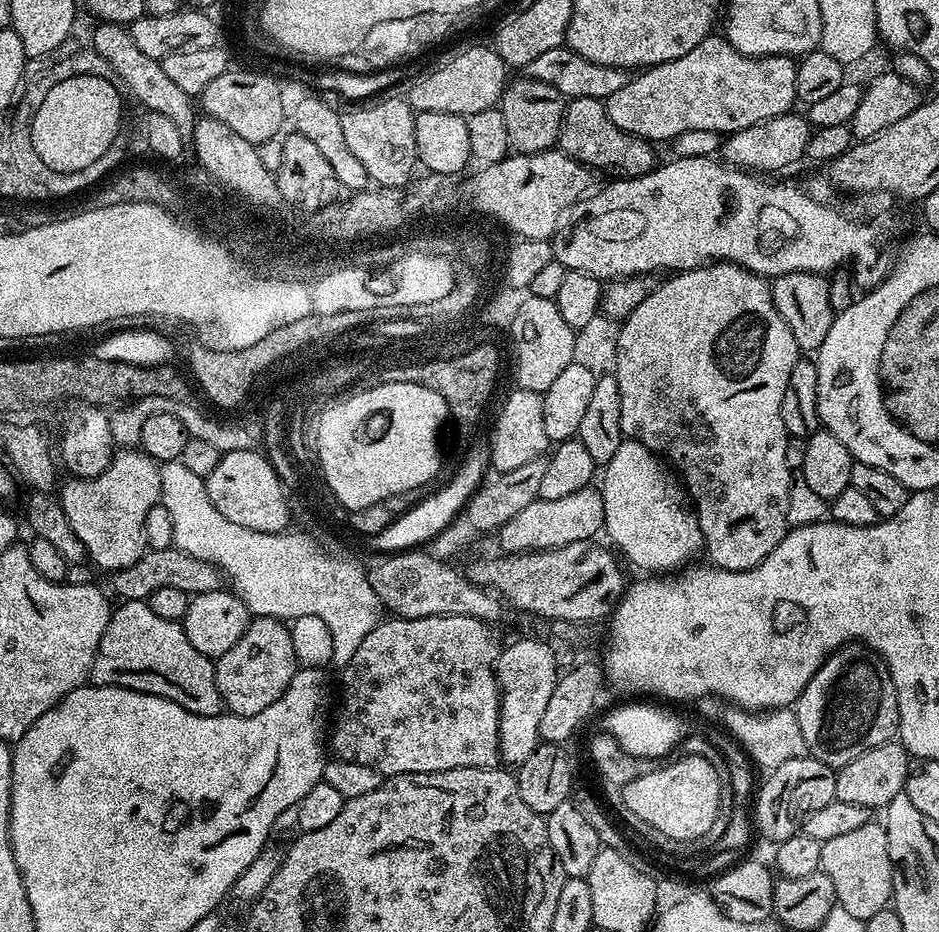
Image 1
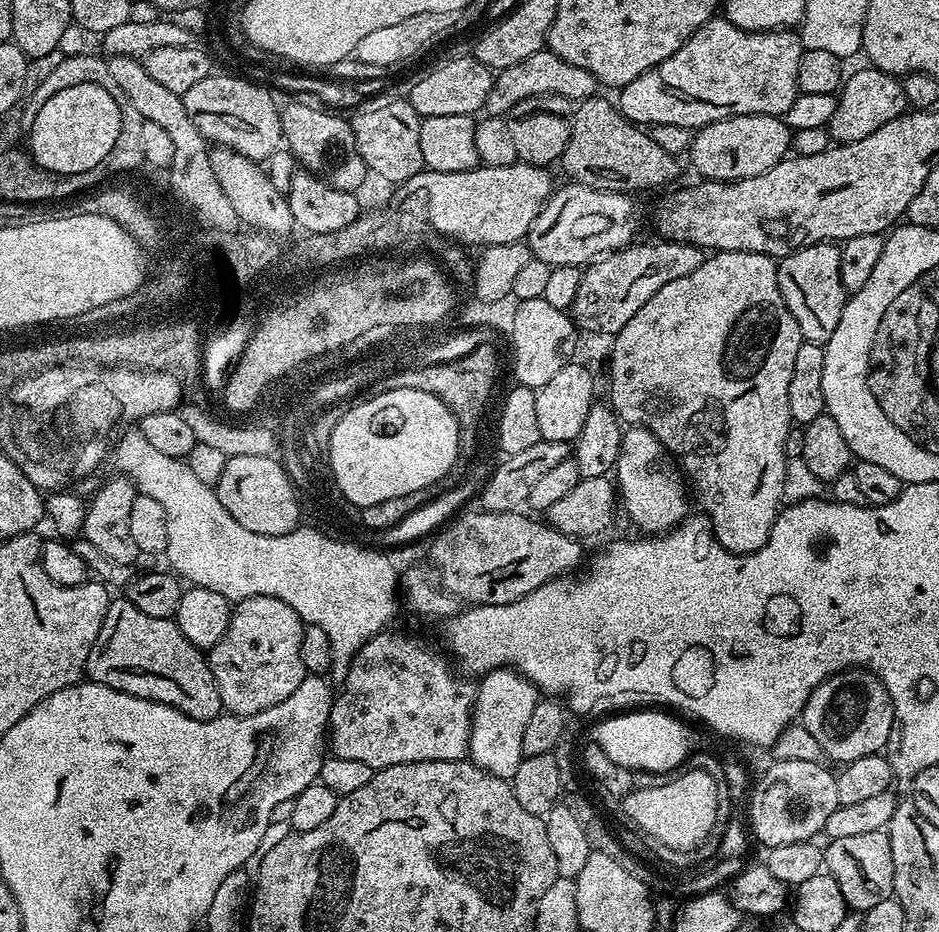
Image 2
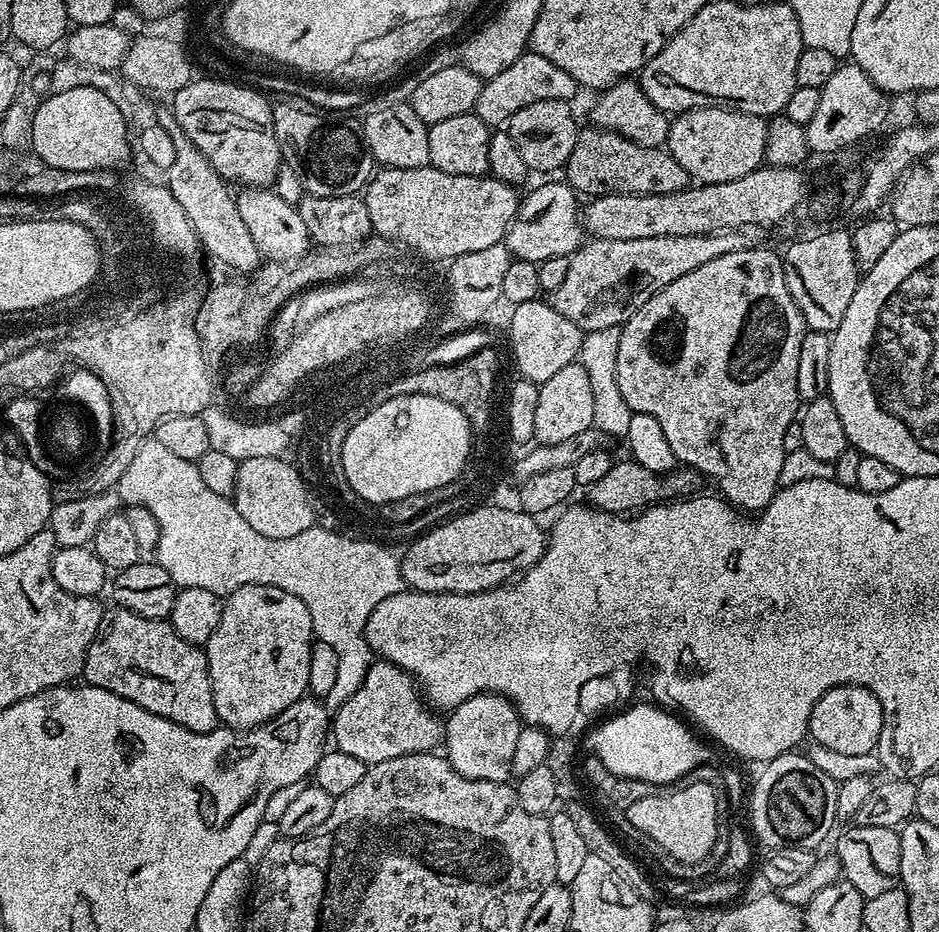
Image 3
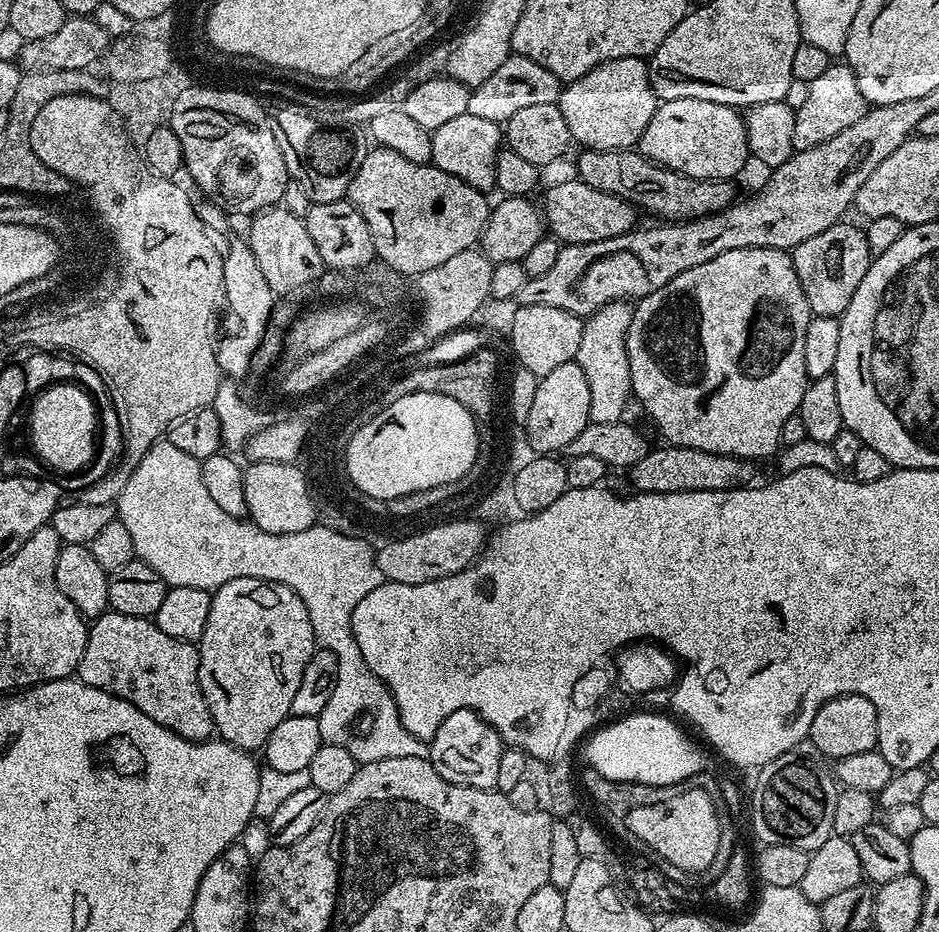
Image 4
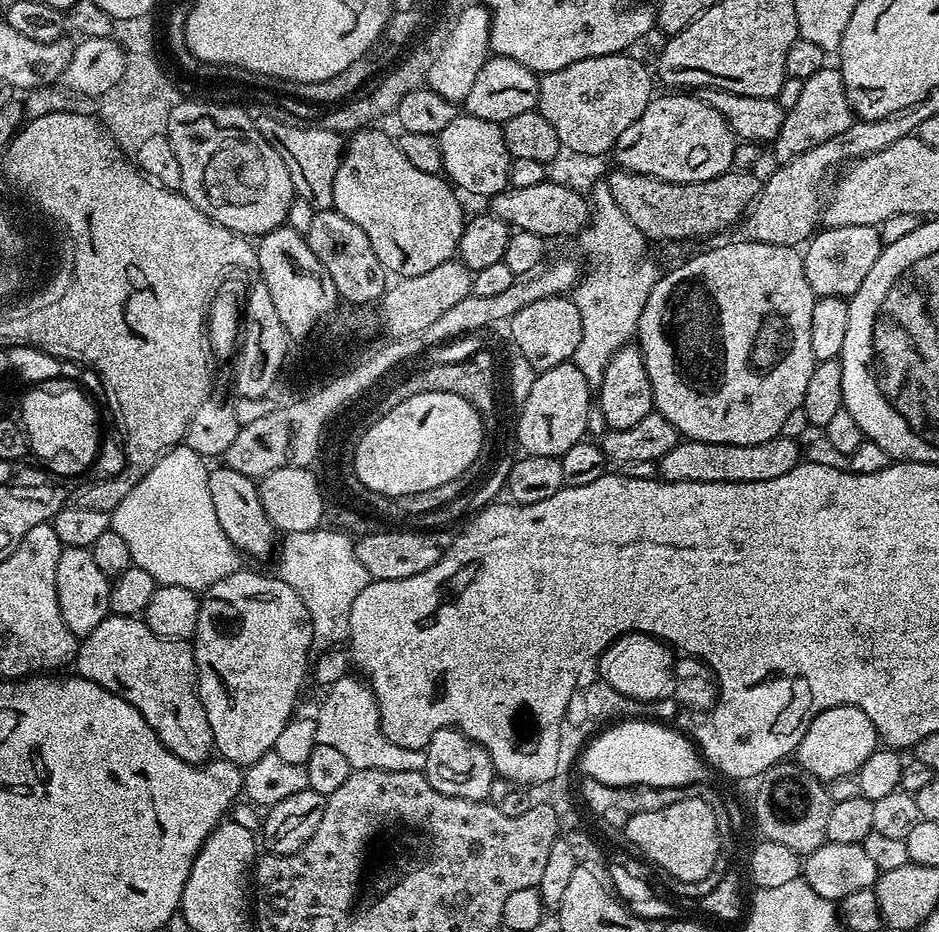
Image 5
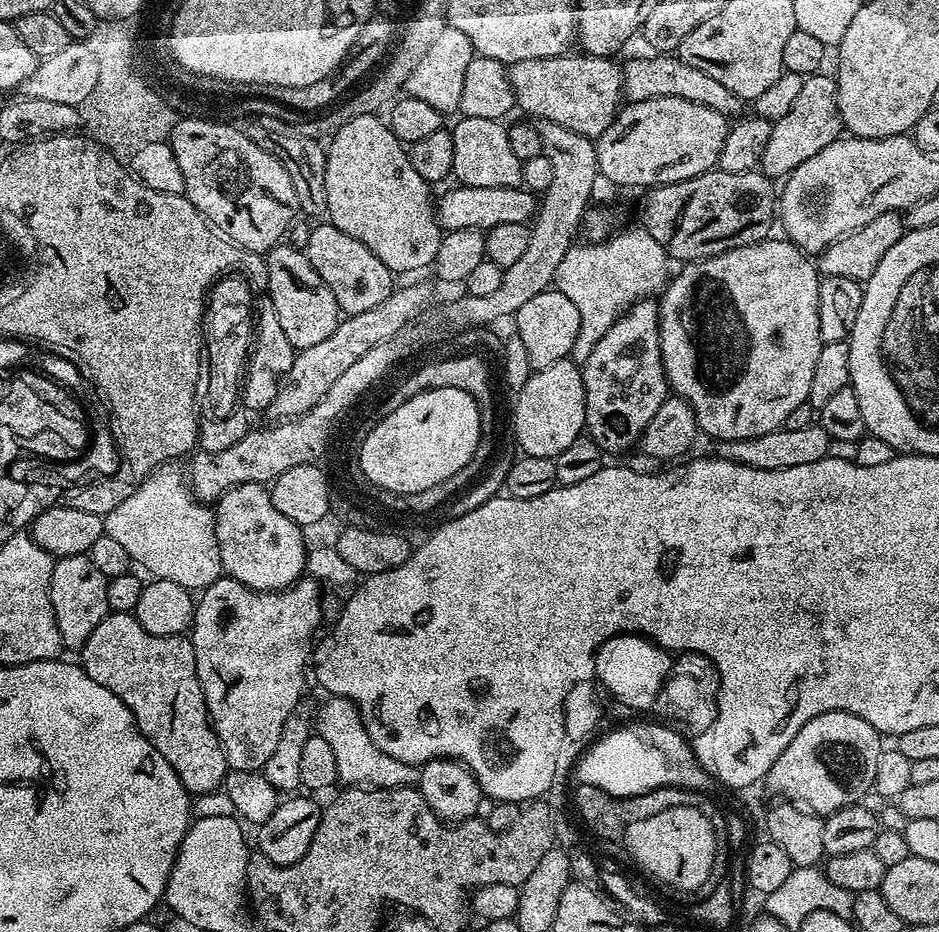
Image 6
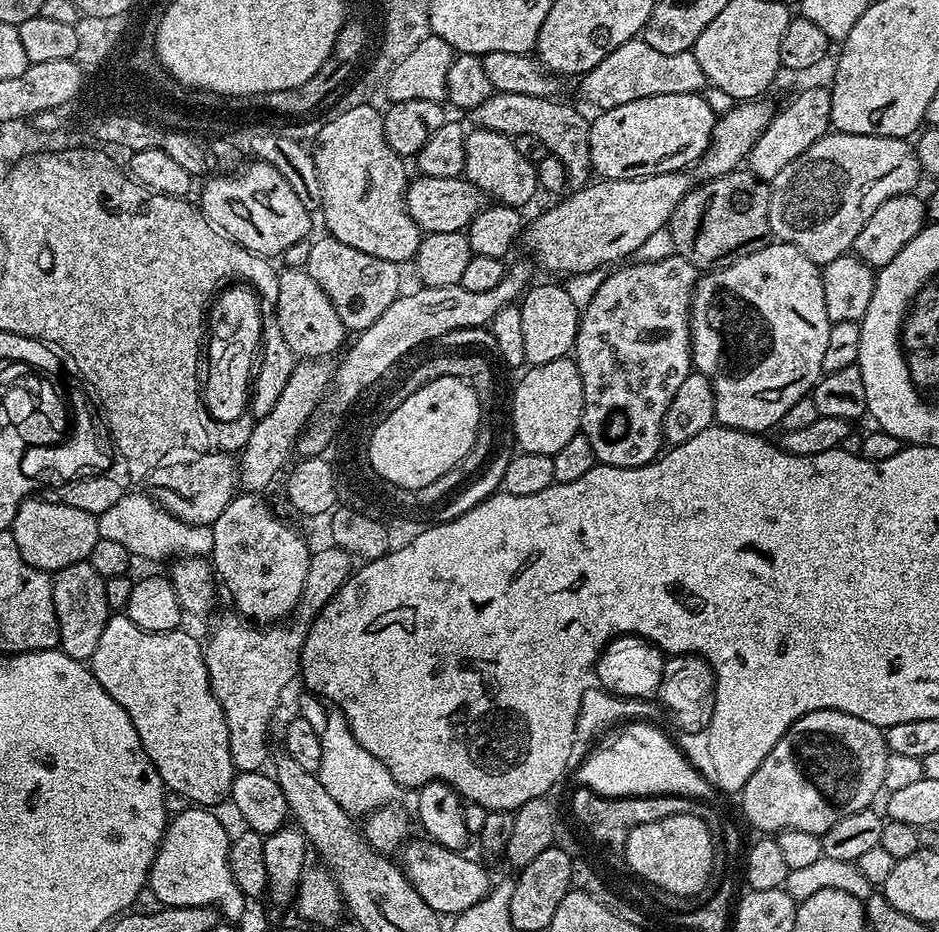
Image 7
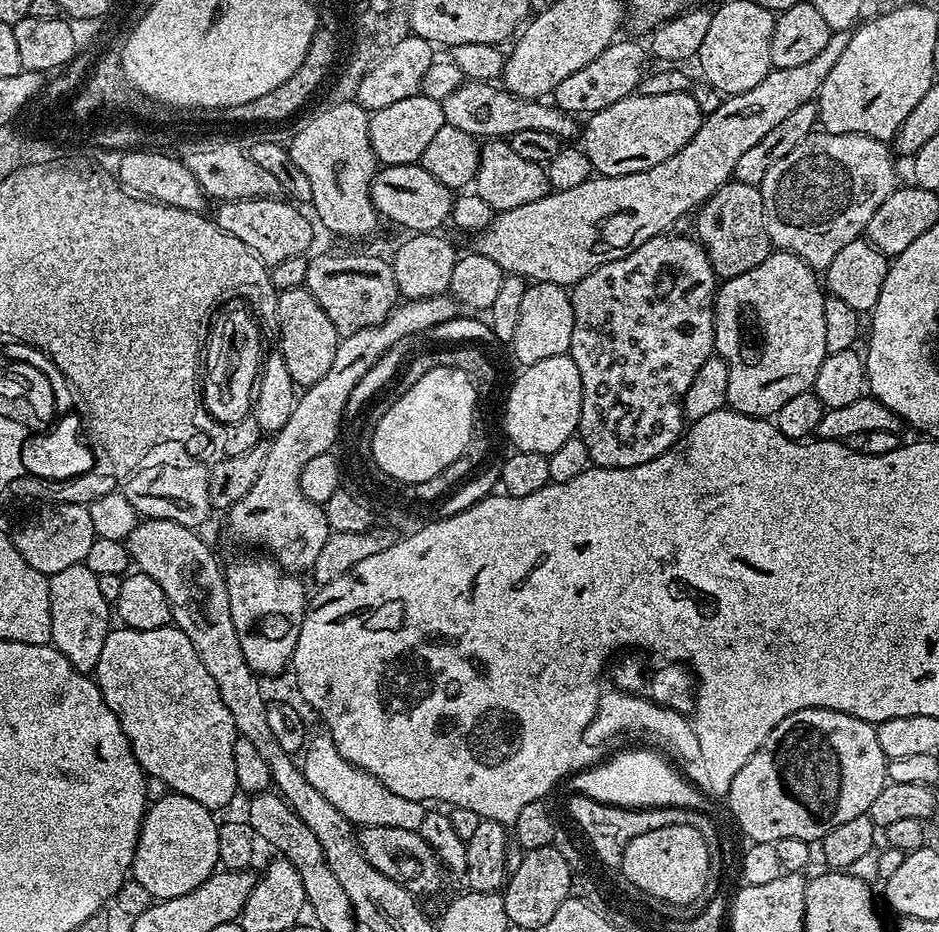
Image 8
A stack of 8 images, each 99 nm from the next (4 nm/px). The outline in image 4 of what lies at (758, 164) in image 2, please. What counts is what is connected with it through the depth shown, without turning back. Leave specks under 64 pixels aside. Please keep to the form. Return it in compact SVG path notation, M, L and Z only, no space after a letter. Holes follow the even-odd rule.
M674 98L657 103L650 126L642 130L638 150L647 160L695 180L732 180L743 170L744 163L750 160L743 115L730 106L706 102L702 98Z

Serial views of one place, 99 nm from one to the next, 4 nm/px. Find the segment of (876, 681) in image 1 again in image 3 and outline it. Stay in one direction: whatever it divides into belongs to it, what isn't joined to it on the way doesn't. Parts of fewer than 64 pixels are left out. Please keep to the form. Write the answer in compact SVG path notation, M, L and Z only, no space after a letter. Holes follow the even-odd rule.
M843 684L818 698L810 714L808 730L815 743L830 746L830 750L838 750L841 754L876 752L880 736L882 740L886 732L882 702L862 686Z

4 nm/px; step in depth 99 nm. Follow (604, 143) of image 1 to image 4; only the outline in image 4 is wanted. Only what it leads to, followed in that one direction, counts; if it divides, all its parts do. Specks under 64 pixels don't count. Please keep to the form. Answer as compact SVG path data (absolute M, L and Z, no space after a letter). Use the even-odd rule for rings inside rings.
M589 148L579 153L575 175L586 186L614 194L629 200L637 209L653 212L664 222L697 220L700 216L713 216L737 199L732 180L695 180L647 160L639 150L594 150Z

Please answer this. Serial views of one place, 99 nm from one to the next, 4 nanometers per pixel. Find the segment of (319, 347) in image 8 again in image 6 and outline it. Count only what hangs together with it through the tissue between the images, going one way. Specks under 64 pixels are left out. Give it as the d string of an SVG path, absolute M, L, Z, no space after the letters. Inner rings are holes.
M281 242L266 254L268 282L266 294L274 302L274 314L282 326L286 338L290 338L293 348L299 350L306 346L315 346L318 342L330 338L340 325L342 313L330 286L318 278L318 270L310 266L307 251Z

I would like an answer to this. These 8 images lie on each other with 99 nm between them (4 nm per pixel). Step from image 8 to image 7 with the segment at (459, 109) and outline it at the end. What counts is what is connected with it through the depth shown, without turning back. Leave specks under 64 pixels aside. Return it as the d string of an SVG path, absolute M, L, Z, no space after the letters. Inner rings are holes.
M493 91L482 106L471 109L472 124L477 128L494 130L503 136L518 137L522 134L534 134L546 142L548 155L558 158L562 166L566 166L568 188L577 190L593 179L592 163L590 162L590 130L589 117L584 117L576 108L563 104L560 98L535 96L534 94L506 94Z

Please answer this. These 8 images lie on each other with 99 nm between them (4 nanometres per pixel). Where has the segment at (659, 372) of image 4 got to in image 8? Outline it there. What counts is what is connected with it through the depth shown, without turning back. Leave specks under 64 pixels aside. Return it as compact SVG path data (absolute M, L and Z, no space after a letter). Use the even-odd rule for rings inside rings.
M773 251L754 270L723 281L716 289L714 311L715 355L721 356L728 367L727 407L747 416L772 418L797 394L809 391L818 366L828 357L826 350L825 289L816 281L817 273L806 262L789 252Z

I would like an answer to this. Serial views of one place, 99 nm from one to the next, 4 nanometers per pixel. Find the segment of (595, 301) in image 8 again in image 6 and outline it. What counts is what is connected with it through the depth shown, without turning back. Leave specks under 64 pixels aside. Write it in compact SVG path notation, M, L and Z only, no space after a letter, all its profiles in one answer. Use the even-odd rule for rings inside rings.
M652 298L637 301L628 311L614 322L606 334L598 339L598 344L590 352L582 365L584 374L584 427L587 435L605 454L624 452L627 448L635 449L639 445L646 426L650 426L650 418L658 414L658 406L668 399L670 389L664 373L662 362L662 346L660 345L660 309Z

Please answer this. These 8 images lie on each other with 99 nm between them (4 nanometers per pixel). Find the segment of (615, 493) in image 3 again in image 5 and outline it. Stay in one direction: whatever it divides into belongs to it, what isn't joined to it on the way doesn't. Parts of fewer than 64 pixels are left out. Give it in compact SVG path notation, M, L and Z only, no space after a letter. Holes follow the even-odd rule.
M779 435L770 442L758 442L754 446L734 446L681 439L680 443L658 461L659 479L670 482L770 482L770 478L782 478L782 474L794 470L802 463L802 444Z

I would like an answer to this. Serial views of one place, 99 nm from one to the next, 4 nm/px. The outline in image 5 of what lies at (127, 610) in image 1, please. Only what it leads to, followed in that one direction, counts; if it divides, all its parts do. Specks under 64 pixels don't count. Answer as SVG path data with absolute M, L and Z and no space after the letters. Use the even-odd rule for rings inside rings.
M109 614L101 624L94 626L89 636L79 641L74 668L79 675L110 690L110 694L118 694L118 698L130 702L130 706L134 706L134 710L146 718L154 734L158 734L160 741L174 754L178 754L178 758L200 766L213 755L210 722L206 719L206 710L196 692L196 653L189 641L155 636L143 619Z

